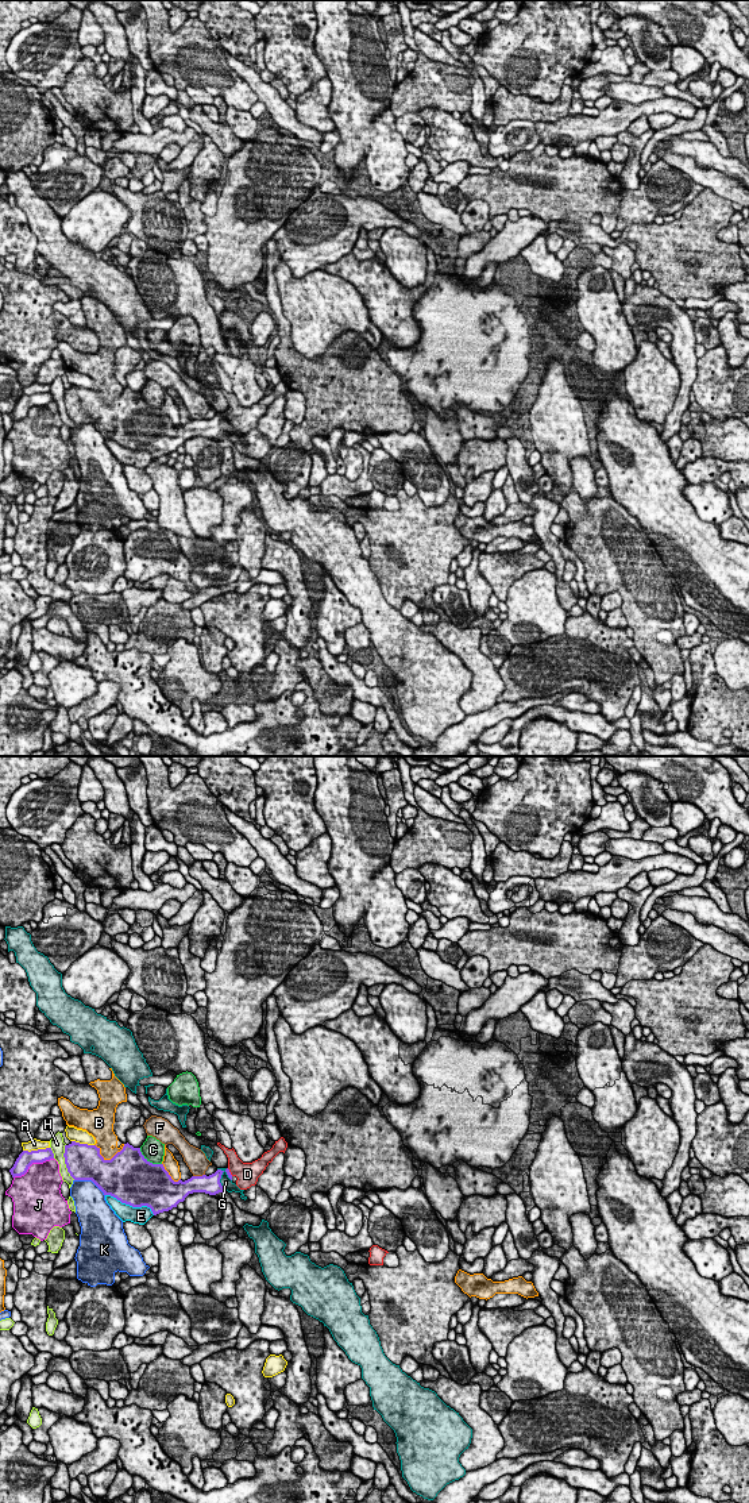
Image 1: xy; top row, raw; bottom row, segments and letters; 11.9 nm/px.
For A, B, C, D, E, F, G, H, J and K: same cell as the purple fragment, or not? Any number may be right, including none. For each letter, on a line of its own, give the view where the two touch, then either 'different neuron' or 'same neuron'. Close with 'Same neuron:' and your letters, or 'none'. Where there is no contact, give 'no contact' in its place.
A: meets purple in xy; different neuron
B: meets purple in xy; different neuron
C: meets purple in xy; different neuron
D: meets purple in xy; same neuron
E: meets purple in xy; different neuron
F: meets purple in xy; different neuron
G: meets purple in xy; different neuron
H: meets purple in xy; different neuron
J: meets purple in xy; different neuron
K: meets purple in xy; different neuron
Same neuron: D

